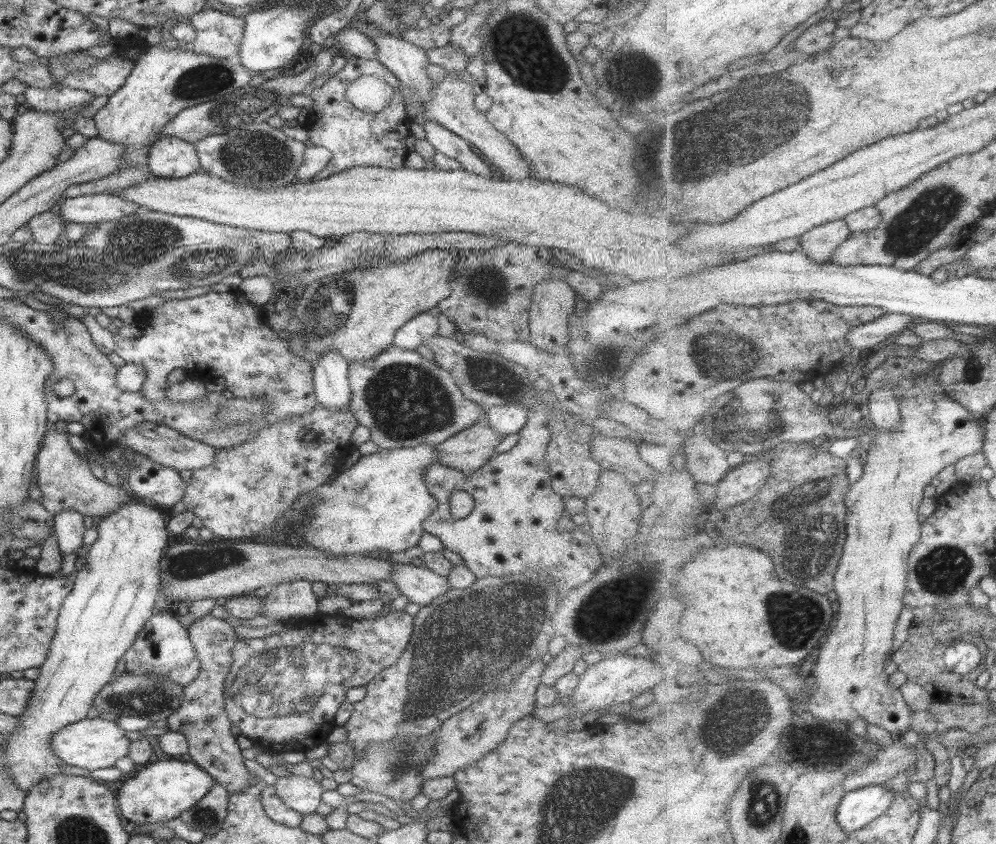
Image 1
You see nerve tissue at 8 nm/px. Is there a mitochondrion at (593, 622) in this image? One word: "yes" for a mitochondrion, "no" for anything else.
yes

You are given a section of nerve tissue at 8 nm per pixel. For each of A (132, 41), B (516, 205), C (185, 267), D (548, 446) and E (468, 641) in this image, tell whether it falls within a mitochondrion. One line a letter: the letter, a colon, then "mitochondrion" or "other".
A: other
B: other
C: mitochondrion
D: other
E: mitochondrion

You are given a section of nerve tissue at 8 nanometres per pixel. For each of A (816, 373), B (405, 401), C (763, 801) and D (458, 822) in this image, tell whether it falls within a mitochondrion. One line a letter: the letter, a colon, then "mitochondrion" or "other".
A: other
B: mitochondrion
C: mitochondrion
D: other

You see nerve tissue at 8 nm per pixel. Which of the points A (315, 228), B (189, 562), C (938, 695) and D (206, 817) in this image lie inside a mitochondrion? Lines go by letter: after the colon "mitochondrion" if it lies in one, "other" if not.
A: other
B: mitochondrion
C: other
D: mitochondrion

